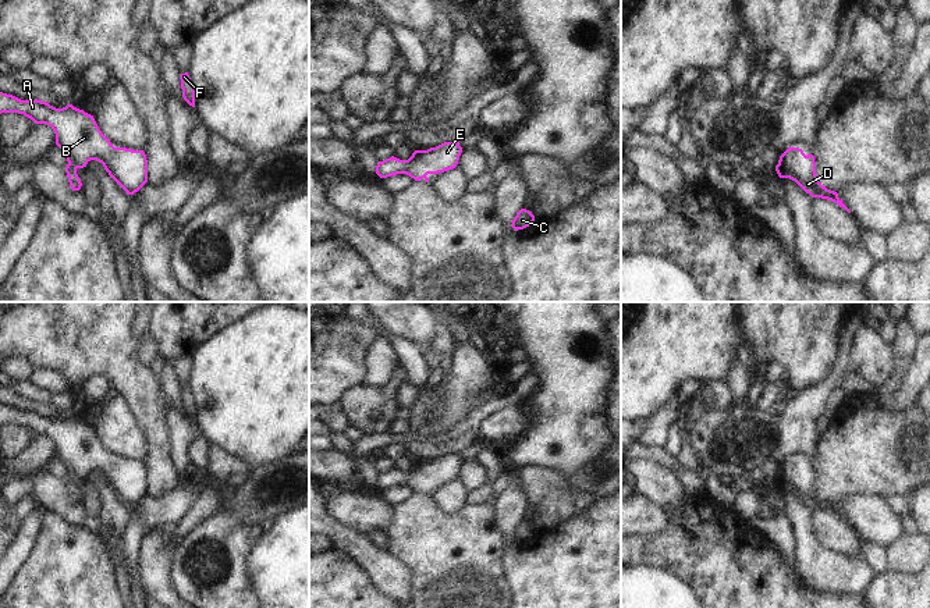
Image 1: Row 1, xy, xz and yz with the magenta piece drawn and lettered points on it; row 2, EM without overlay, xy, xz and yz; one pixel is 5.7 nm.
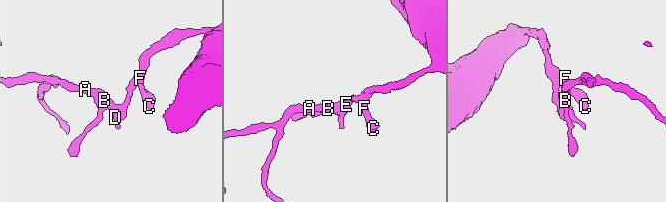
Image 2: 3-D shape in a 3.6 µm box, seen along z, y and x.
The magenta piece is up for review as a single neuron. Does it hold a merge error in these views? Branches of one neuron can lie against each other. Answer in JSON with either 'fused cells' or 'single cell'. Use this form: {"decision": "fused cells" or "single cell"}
{"decision": "single cell"}

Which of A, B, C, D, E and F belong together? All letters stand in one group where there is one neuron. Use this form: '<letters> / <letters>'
A B C D E F

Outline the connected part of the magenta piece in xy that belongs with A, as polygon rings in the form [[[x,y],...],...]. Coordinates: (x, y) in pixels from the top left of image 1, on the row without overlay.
[[[0,403],[0,426],[18,424],[35,435],[46,435],[56,445],[56,456],[67,469],[65,484],[72,502],[82,498],[77,486],[90,472],[103,476],[109,487],[128,505],[134,506],[148,494],[148,472],[143,462],[114,459],[102,445],[93,427],[67,416],[56,420],[42,412],[21,412]]]

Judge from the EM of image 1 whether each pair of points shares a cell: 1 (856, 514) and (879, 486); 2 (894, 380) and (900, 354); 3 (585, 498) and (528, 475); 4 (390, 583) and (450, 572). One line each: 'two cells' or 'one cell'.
1: two cells
2: one cell
3: one cell
4: two cells

